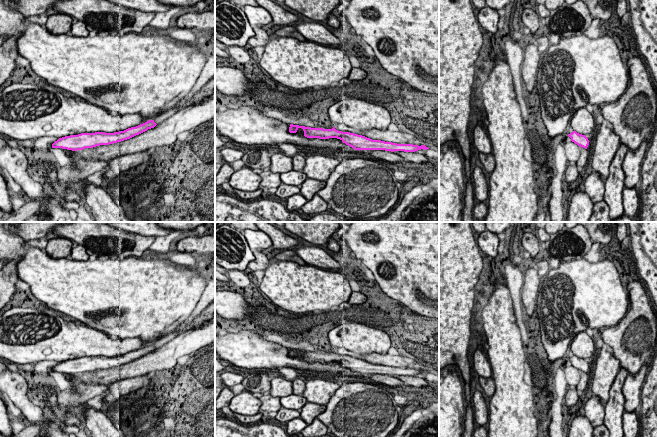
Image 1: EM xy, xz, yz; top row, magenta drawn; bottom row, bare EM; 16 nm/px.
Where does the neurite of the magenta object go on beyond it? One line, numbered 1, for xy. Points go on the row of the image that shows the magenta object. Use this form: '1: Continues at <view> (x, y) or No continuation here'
1: No continuation here

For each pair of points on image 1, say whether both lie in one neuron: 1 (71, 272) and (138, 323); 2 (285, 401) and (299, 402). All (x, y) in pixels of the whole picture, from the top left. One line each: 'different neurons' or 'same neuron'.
1: same neuron
2: same neuron

